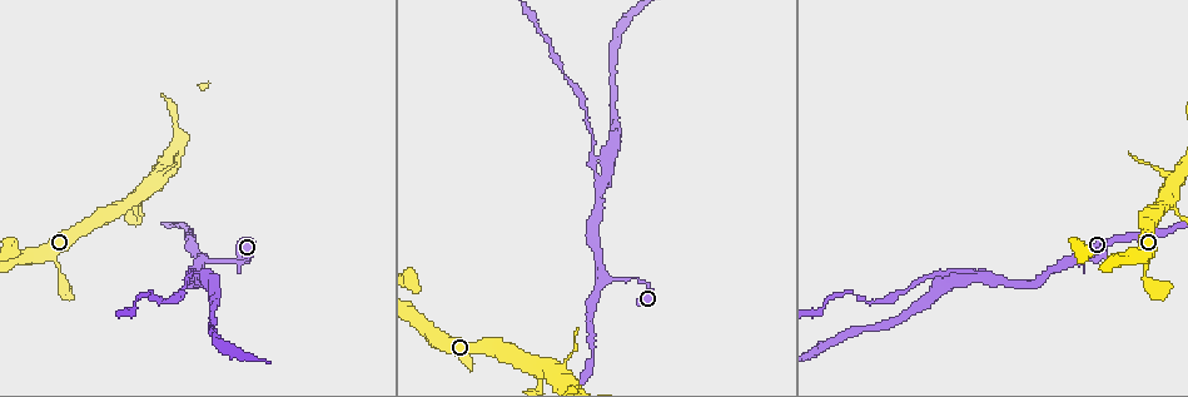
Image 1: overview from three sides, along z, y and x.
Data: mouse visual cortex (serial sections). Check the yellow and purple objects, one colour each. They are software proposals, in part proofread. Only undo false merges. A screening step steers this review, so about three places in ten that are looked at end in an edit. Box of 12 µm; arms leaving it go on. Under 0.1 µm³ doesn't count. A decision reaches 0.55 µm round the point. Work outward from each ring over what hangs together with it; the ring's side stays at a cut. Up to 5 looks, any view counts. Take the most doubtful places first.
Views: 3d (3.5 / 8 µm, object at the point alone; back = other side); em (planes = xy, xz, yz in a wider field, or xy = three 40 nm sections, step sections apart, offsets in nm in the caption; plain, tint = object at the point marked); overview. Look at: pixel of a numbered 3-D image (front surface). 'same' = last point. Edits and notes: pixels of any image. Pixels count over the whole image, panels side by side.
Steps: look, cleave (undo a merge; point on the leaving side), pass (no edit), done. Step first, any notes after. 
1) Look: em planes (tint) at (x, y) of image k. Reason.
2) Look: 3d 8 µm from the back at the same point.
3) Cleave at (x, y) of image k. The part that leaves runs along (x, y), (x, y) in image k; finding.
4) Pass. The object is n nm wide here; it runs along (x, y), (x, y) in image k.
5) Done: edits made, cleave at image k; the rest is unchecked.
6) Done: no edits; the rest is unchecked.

Look: 3d 3.5 µm from the back at (606, 278) of image 1. Three arms meet.

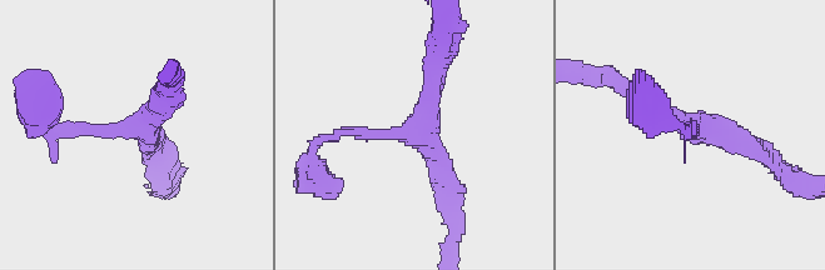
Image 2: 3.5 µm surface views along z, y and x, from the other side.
Look: em xy step 1 (tint) at (413, 132) of image 2. 3 arms meet here; the arms are 100, 200, 250 nm wide; shape alone is not enough.

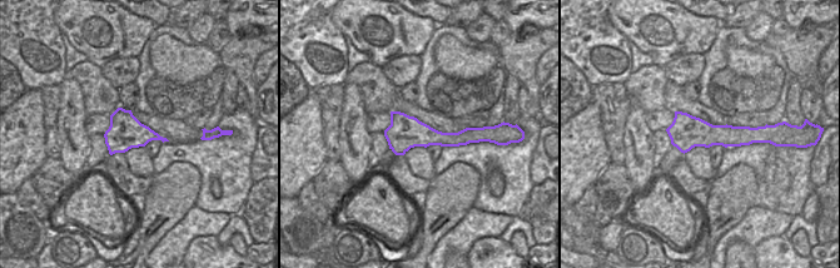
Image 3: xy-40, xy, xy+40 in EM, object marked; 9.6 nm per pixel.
Pass. It runs along (327, 138), (412, 131), (438, 64) in image 2; all the same cell.

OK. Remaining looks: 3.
Look: 3d 3.5 µm at (958, 278) of image 1. Sharp bend.

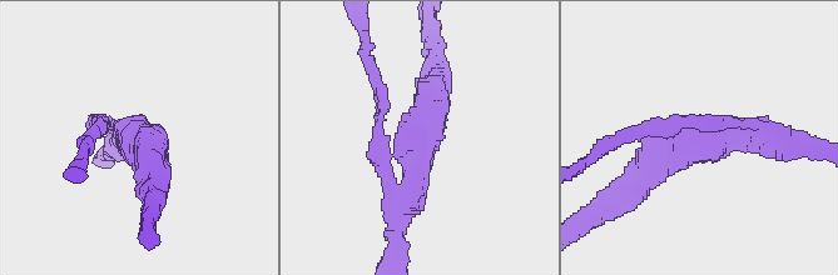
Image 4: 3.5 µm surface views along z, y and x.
Look: em planes (tint) at (409, 147) of image 4. 3 arms meet here; the arms are 150, 250, 450 nm wide; shape alone is not enough.

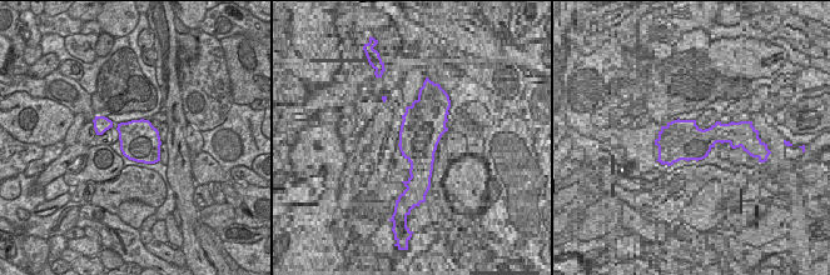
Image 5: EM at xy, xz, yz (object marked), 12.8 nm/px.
Cleave at (658, 125) of image 4. The part that leaves runs along (388, 143), (376, 140), (368, 46) in image 4; a second cell is stuck on.

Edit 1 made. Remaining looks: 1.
Done: edits made, cleave at image 4; the rest is unchecked.

